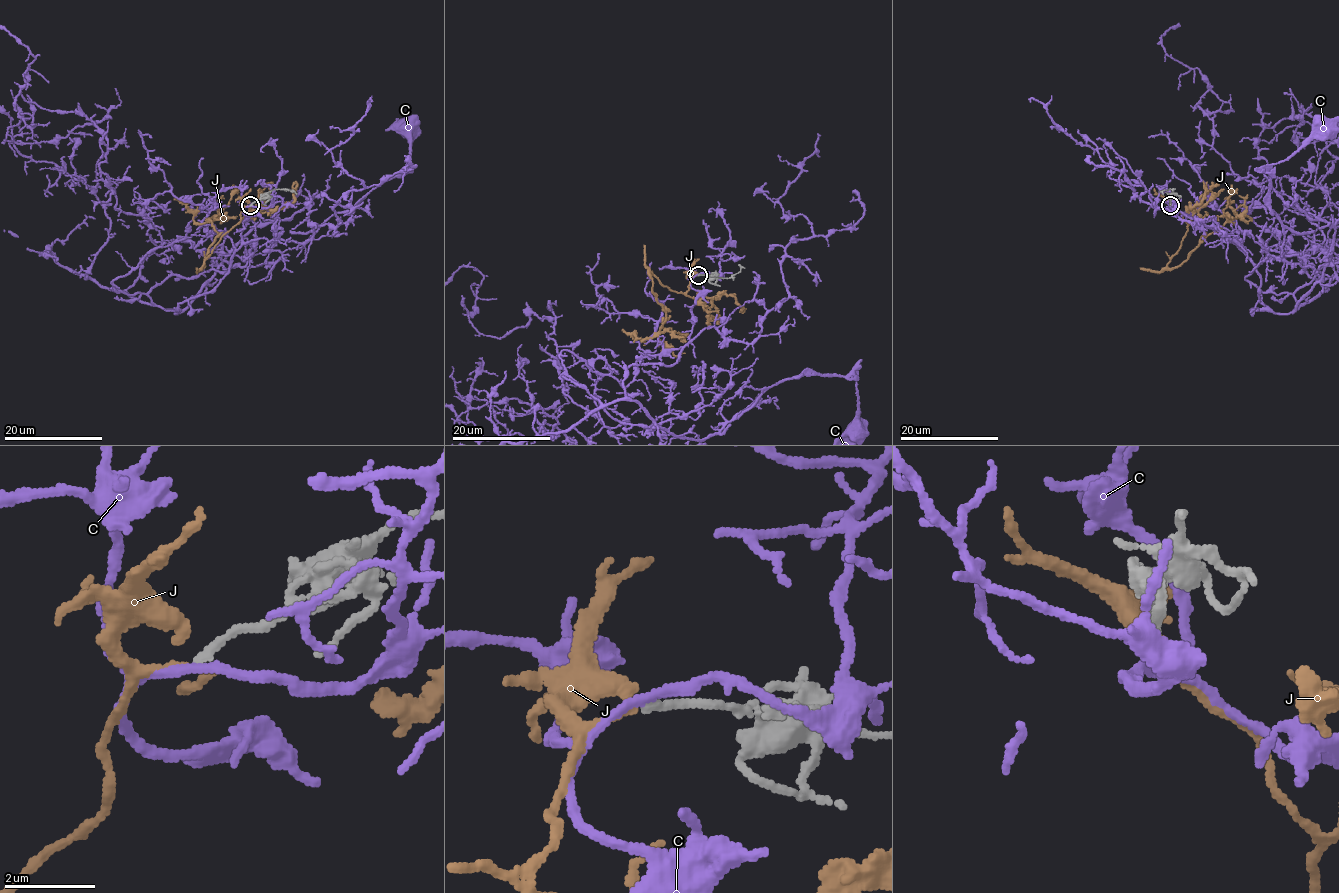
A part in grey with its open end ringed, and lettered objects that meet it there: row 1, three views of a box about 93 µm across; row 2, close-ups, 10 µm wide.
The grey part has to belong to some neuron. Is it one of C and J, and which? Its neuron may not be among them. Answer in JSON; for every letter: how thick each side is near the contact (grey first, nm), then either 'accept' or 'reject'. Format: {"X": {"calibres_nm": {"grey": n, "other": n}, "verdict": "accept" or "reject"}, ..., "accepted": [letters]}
{"C": {"calibres_nm": {"grey": 170, "other": 180}, "verdict": "reject"}, "J": {"calibres_nm": {"grey": 170, "other": 130}, "verdict": "accept"}, "accepted": ["J"]}

